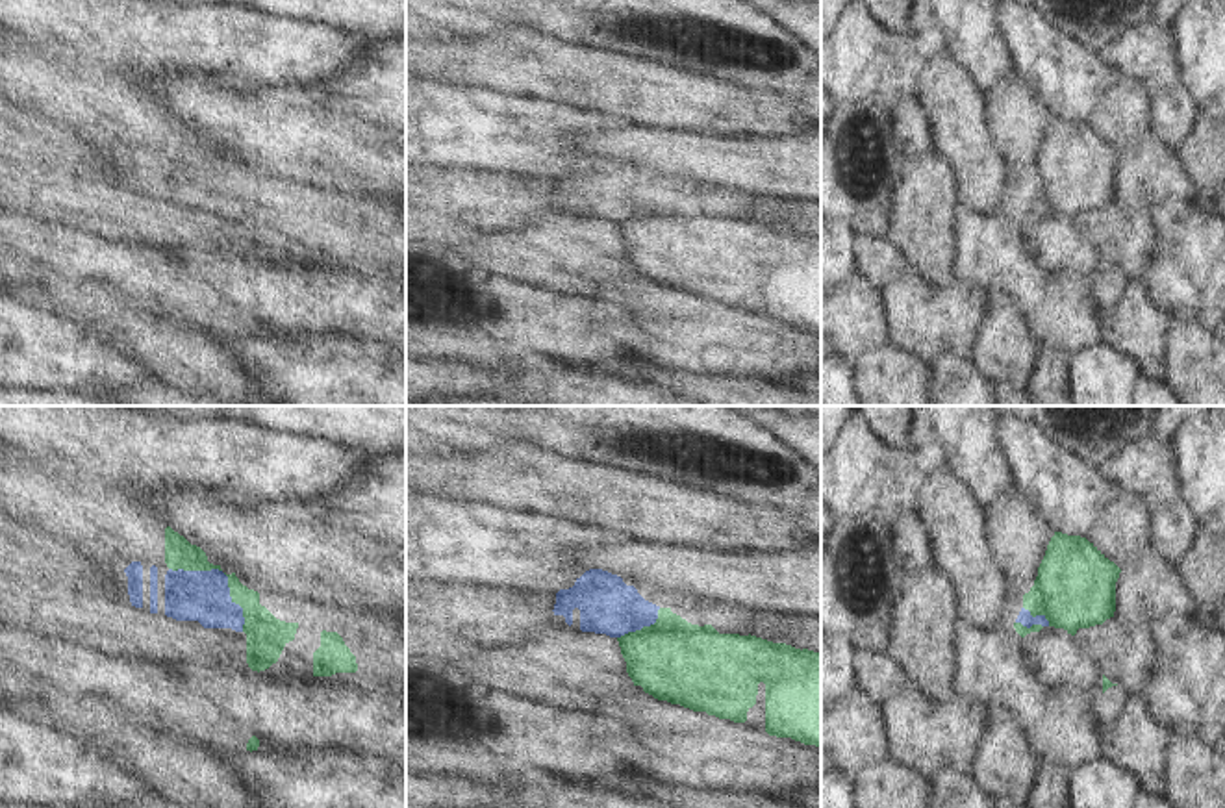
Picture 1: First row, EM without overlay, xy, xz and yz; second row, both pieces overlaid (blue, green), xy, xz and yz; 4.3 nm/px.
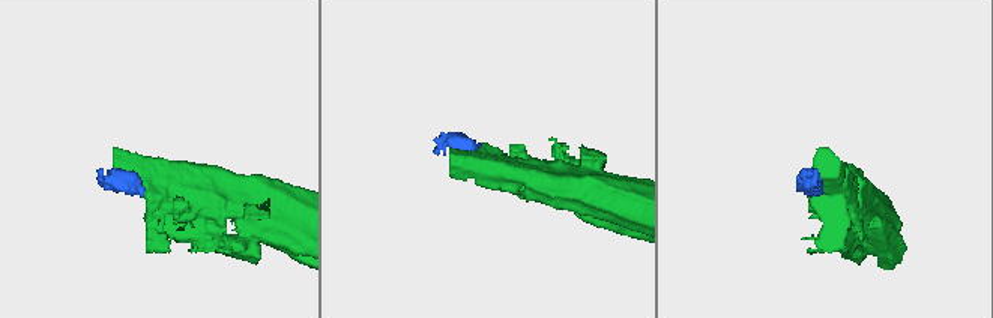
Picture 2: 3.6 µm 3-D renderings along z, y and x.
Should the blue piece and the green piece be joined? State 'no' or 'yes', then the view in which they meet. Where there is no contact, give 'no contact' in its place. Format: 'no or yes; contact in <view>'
no; contact in xy

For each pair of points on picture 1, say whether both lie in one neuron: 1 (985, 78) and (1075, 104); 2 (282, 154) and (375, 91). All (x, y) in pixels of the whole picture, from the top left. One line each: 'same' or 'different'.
1: different
2: different

